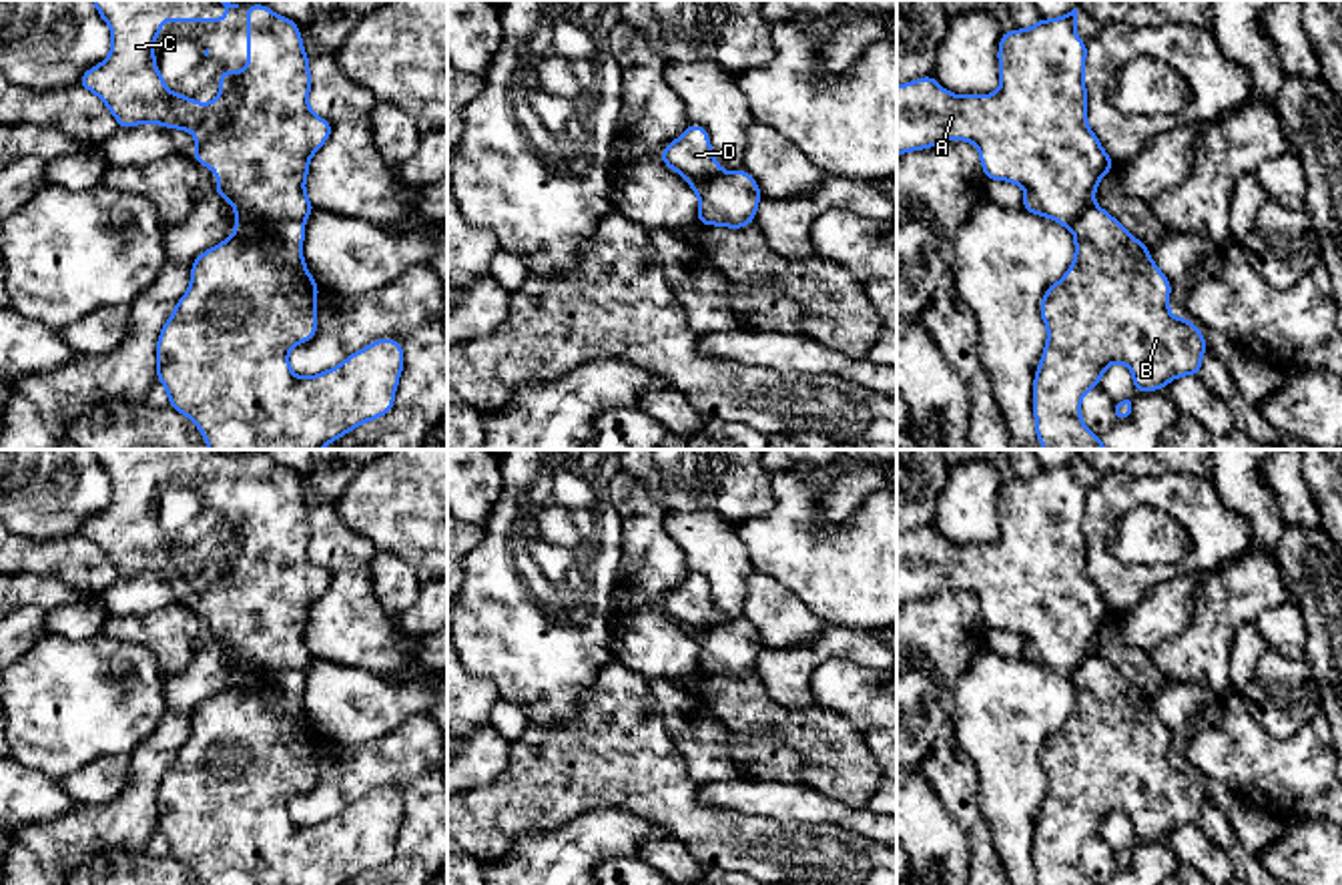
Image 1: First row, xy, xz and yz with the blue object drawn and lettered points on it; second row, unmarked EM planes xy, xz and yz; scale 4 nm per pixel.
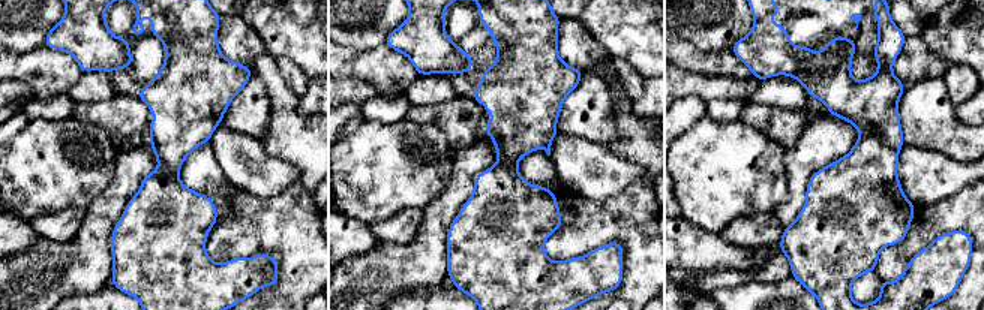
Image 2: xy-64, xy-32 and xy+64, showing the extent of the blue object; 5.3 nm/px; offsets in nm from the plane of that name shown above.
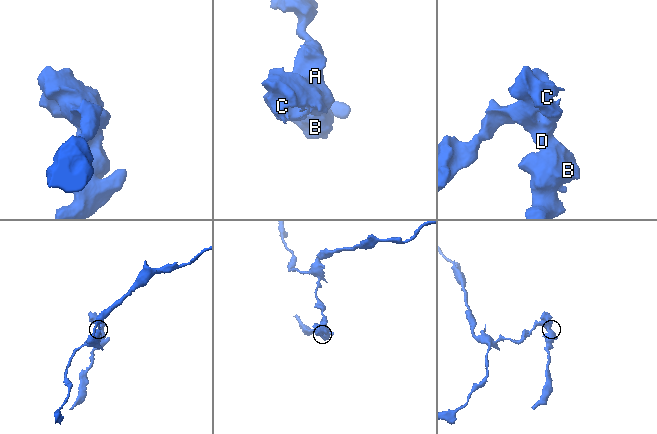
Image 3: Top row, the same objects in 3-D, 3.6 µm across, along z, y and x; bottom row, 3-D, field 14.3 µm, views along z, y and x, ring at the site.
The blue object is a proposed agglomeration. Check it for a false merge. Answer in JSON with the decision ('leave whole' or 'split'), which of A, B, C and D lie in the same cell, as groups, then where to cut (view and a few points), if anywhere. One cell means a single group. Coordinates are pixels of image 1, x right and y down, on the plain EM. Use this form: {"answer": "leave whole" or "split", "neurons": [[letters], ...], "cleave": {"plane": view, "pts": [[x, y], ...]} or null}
{"answer": "split", "neurons": [["A", "C", "D"], ["B"]], "cleave": {"plane": "xy", "pts": [[301, 671], [269, 671], [235, 679]]}}

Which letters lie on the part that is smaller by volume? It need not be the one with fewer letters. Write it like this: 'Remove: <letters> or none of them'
Remove: B

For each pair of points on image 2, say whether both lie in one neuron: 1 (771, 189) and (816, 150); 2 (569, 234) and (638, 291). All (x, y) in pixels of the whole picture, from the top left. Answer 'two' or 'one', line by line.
1: two
2: one

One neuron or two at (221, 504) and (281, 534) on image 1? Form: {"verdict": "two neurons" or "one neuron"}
{"verdict": "one neuron"}

